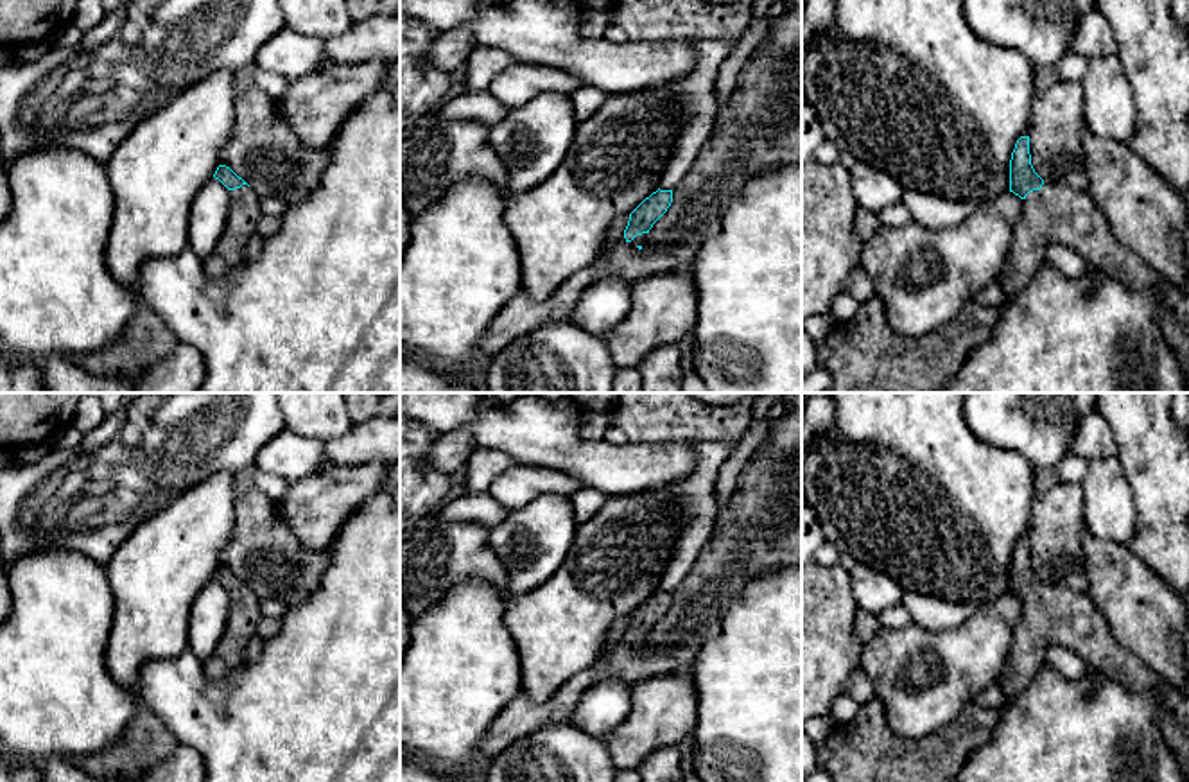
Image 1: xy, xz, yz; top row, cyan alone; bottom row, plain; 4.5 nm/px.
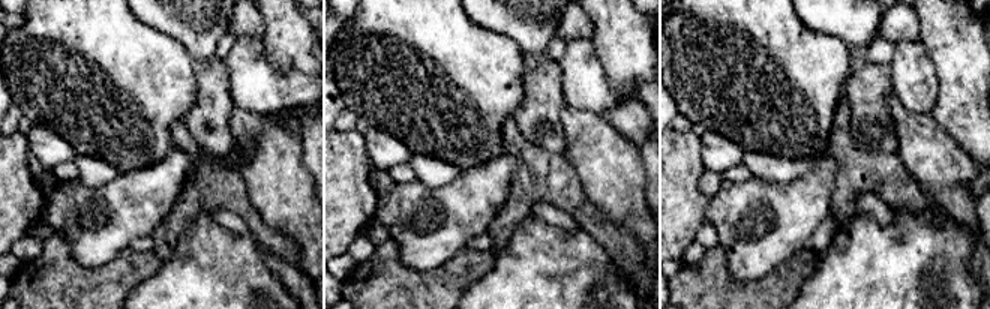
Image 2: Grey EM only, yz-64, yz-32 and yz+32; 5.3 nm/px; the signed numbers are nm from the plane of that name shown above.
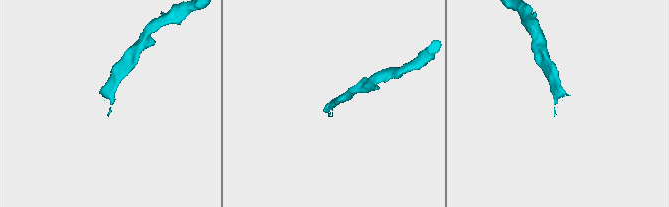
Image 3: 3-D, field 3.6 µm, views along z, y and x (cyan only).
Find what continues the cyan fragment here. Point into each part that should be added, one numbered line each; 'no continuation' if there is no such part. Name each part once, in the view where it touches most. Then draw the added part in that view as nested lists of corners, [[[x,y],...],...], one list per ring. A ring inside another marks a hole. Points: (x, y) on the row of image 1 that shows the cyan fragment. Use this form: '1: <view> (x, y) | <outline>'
1: yz (1055, 214) | [[[1044,181],[1040,190],[1026,196],[1002,269],[1004,301],[1011,301],[1046,264],[1049,244],[1074,249],[1130,289],[1157,291],[1164,300],[1160,328],[1189,380],[1189,296],[1162,280],[1114,237],[1107,217],[1087,190]]]

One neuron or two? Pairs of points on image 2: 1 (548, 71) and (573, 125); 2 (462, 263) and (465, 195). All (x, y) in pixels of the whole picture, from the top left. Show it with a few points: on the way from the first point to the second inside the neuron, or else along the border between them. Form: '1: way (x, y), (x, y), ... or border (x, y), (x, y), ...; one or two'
1: border (567, 105), (563, 111), (566, 141); two
2: border (467, 245), (434, 269); two

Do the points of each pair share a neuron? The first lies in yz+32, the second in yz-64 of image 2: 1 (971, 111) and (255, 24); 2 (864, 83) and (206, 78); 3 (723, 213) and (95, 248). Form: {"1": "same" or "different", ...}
{"1": "different", "2": "same", "3": "same"}

